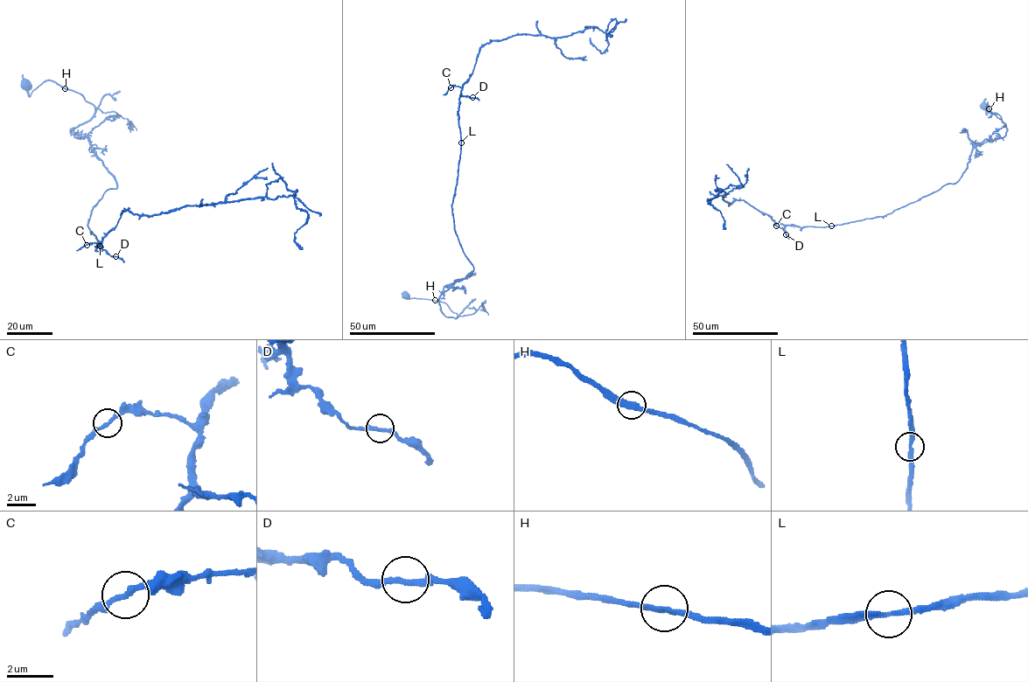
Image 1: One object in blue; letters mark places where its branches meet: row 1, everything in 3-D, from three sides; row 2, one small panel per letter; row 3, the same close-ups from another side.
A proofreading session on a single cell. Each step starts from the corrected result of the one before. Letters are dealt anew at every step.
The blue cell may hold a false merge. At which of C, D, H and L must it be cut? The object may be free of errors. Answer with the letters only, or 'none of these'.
none of these

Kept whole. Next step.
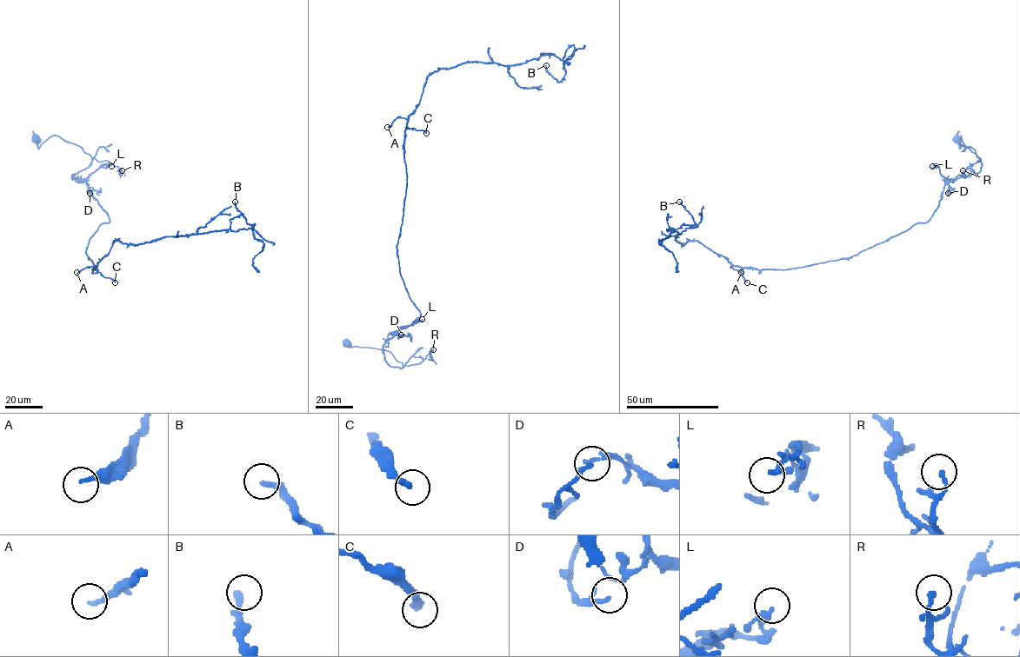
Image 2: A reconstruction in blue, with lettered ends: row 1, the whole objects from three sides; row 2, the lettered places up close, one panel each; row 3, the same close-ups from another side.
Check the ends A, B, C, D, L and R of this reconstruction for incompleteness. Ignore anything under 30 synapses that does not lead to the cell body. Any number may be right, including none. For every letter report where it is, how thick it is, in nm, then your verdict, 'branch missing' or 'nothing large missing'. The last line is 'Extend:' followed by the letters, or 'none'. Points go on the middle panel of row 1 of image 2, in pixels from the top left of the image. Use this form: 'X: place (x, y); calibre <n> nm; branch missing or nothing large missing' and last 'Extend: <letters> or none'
A: place (387, 127); calibre 180 nm; nothing large missing
B: place (546, 65); calibre 280 nm; nothing large missing
C: place (426, 133); calibre 280 nm; nothing large missing
D: place (401, 335); calibre 90 nm; nothing large missing
L: place (422, 319); calibre 190 nm; nothing large missing
R: place (433, 349); calibre 150 nm; nothing large missing
Extend: none

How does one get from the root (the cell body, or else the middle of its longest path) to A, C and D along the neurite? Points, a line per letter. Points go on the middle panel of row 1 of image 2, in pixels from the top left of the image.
A: (345, 342), (389, 350), (401, 368), (387, 362), (383, 344), (420, 315), (396, 248), (407, 120), (387, 127)
C: (345, 342), (403, 366), (383, 344), (420, 315), (396, 248), (403, 143), (407, 129), (426, 133)
D: (345, 342), (350, 347), (389, 350), (402, 362), (401, 368), (390, 367), (383, 353), (385, 341), (401, 335)

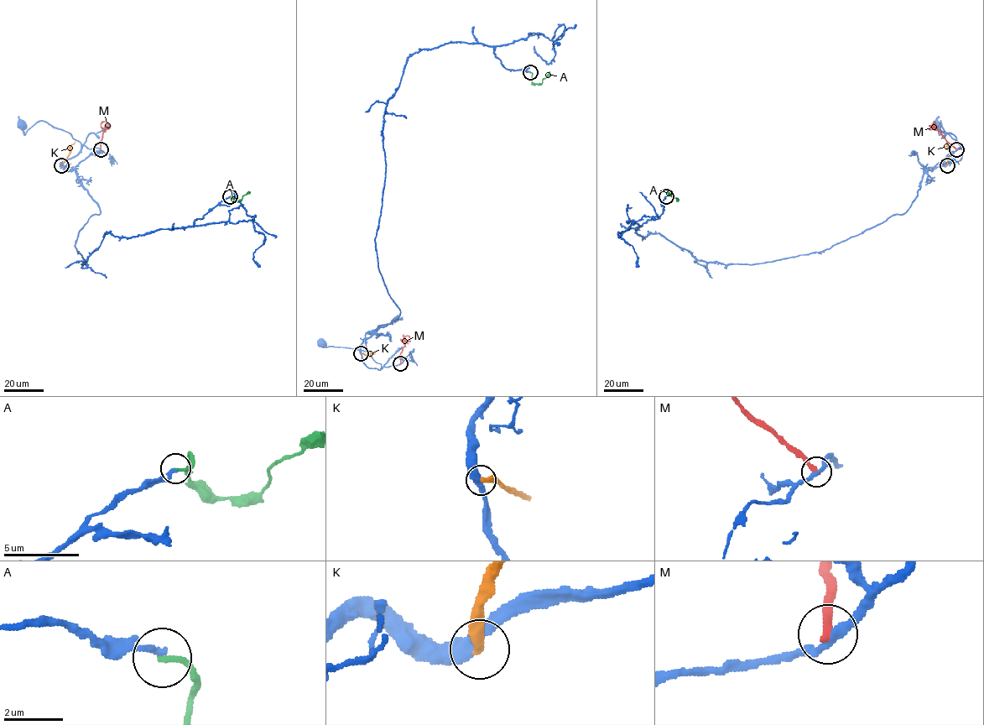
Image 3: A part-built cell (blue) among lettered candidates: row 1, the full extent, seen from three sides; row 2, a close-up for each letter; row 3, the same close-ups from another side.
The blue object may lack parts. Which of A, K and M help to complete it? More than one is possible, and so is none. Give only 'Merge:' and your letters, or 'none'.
Merge: K

